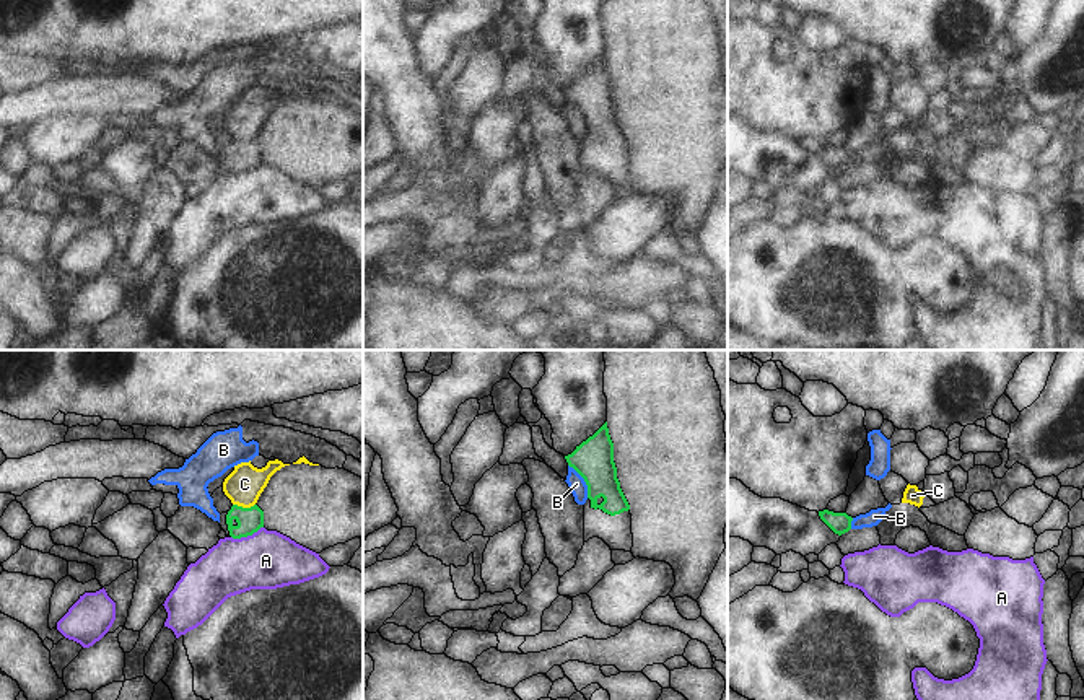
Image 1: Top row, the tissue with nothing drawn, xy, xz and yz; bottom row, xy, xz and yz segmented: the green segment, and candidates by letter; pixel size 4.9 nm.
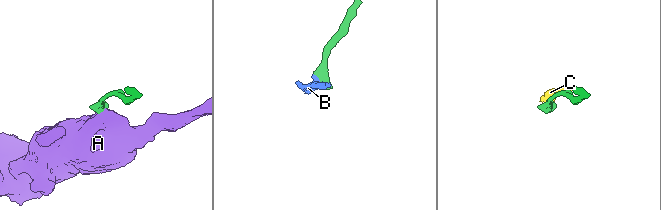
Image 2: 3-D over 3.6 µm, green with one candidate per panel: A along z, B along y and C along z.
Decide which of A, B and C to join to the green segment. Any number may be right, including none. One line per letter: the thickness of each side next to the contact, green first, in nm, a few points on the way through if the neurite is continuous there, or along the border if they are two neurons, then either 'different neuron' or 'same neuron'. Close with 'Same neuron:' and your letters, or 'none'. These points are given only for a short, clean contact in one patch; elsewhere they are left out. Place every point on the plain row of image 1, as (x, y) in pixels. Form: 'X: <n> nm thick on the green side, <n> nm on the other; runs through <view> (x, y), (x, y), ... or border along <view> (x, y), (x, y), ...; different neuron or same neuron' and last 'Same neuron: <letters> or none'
A: 130 nm thick on the green side, 280 nm on the other; border along xy (262, 161), (251, 170), (231, 173); different neuron
B: 200 nm thick on the green side, 90 nm on the other; border along xz (568, 100), (583, 114), (588, 132); different neuron
C: 130 nm thick on the green side, 180 nm on the other; border along xy (233, 139), (243, 142), (254, 140); different neuron
Same neuron: none

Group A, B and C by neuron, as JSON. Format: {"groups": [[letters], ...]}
{"groups": [["A"], ["B"], ["C"]]}

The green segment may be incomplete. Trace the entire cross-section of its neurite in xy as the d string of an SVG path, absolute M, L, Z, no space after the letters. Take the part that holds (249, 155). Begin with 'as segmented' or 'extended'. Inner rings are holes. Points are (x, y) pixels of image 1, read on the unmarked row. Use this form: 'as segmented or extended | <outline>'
extended | M233 140L229 147L220 150L220 161L228 173L247 173L264 163L264 147L257 140L251 143Z

